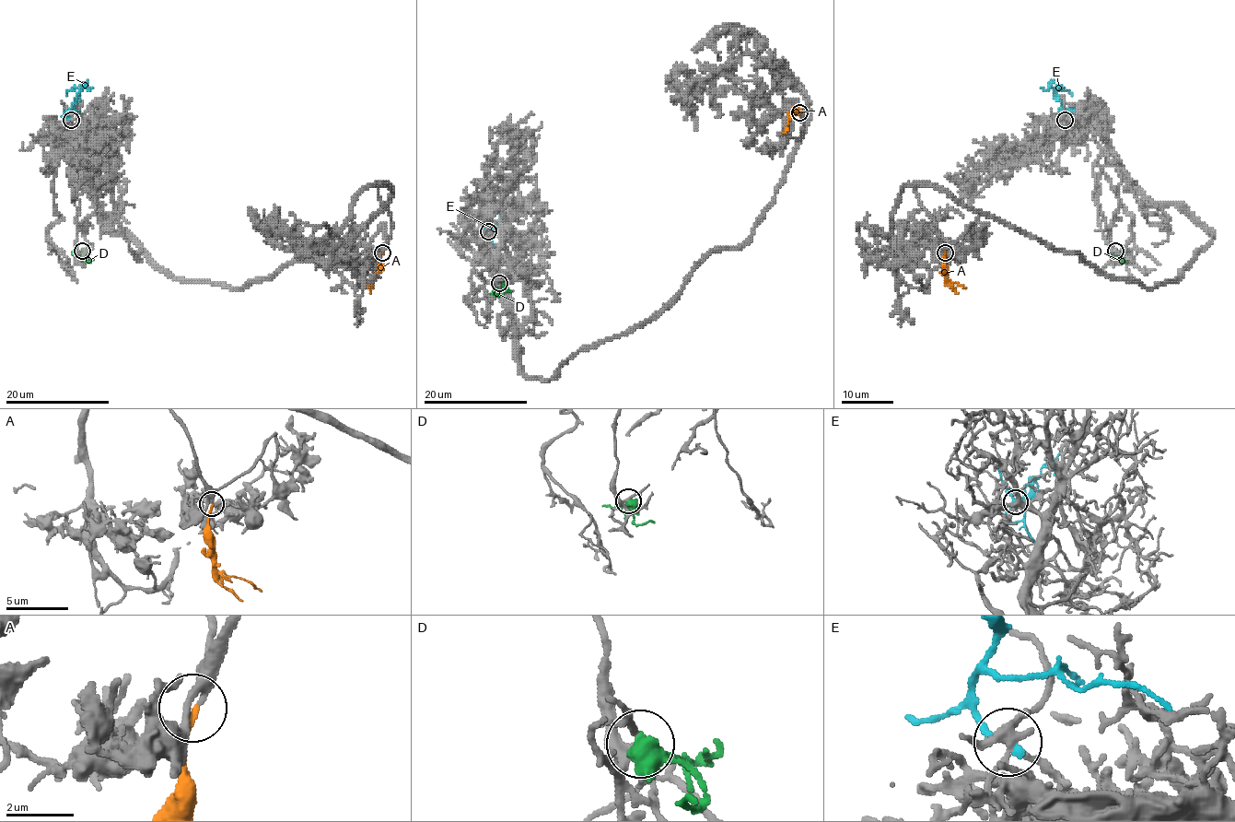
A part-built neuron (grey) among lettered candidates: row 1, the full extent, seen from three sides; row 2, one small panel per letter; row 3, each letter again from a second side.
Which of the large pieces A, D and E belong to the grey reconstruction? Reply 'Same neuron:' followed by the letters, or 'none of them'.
Same neuron: A

